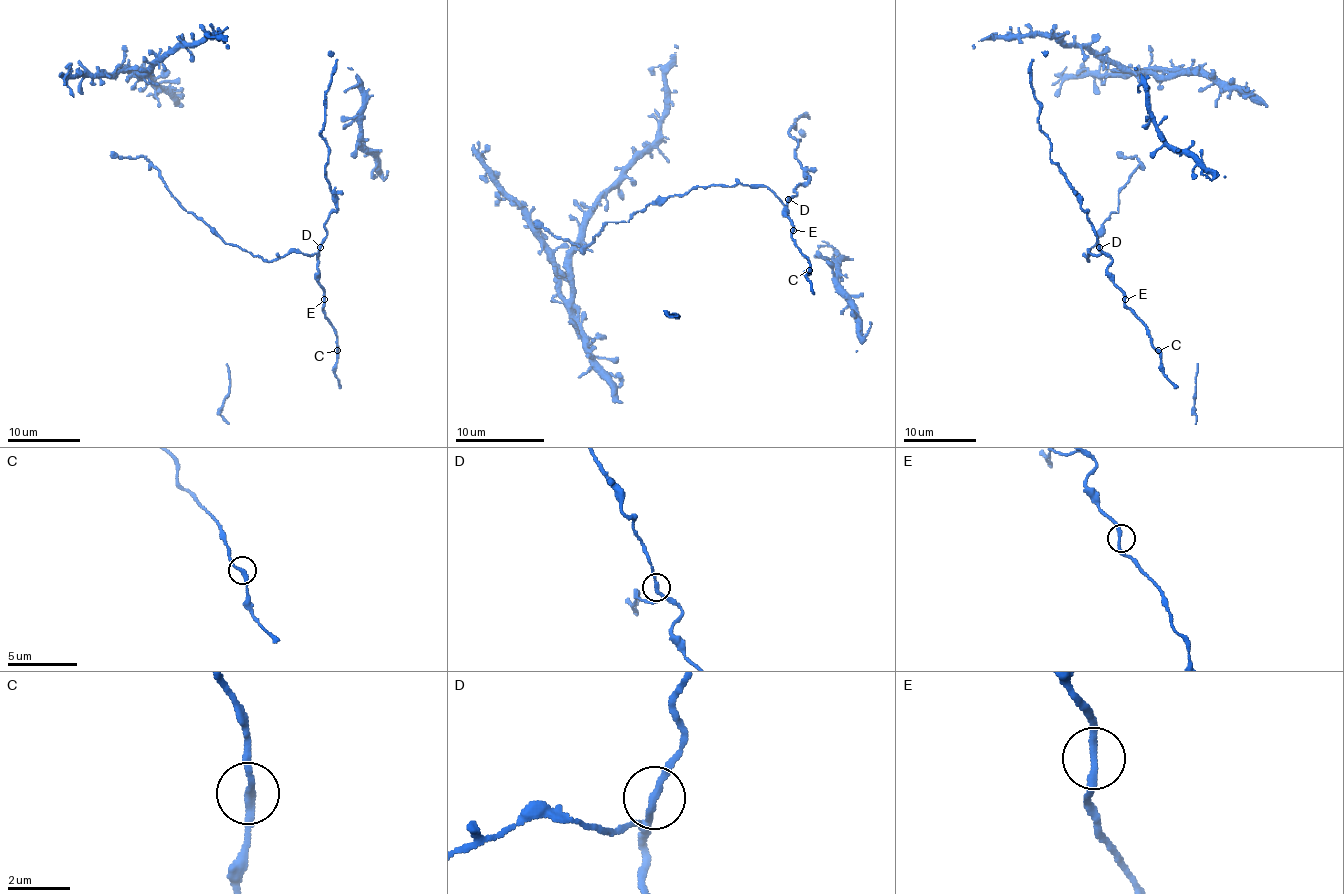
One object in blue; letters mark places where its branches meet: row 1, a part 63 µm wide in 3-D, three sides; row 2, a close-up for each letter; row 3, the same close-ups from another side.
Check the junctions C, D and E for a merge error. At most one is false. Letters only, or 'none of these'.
none of these

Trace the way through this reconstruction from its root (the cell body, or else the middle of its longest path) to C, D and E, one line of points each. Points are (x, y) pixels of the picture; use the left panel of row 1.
C: (192, 213), (227, 244), (267, 260), (293, 251), (315, 253), (324, 292), (322, 312), (335, 330), (337, 350)
D: (192, 213), (227, 244), (236, 244), (267, 260), (276, 260), (293, 251), (313, 255), (320, 248)
E: (192, 213), (227, 244), (236, 244), (267, 260), (293, 251), (315, 253), (324, 299)

